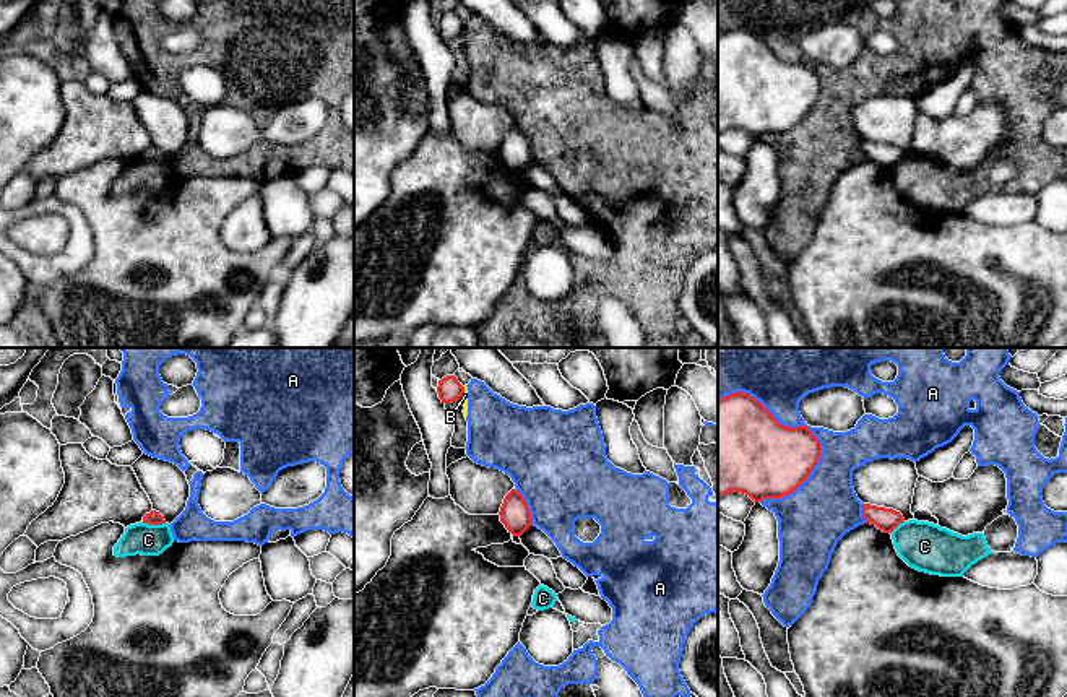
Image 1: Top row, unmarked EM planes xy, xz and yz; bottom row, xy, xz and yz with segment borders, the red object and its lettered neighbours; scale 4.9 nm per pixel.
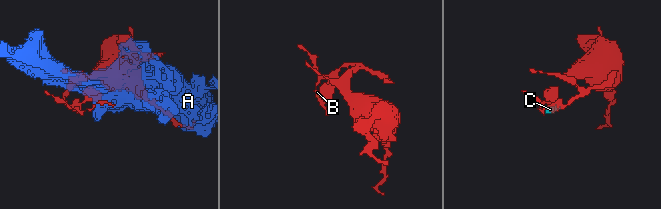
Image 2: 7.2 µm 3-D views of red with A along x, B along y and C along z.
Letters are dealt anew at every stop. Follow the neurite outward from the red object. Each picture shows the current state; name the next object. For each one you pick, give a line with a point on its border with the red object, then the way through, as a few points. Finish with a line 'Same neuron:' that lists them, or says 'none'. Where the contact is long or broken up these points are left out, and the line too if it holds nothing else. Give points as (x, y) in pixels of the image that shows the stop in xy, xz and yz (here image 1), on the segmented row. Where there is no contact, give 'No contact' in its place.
Same neuron: none

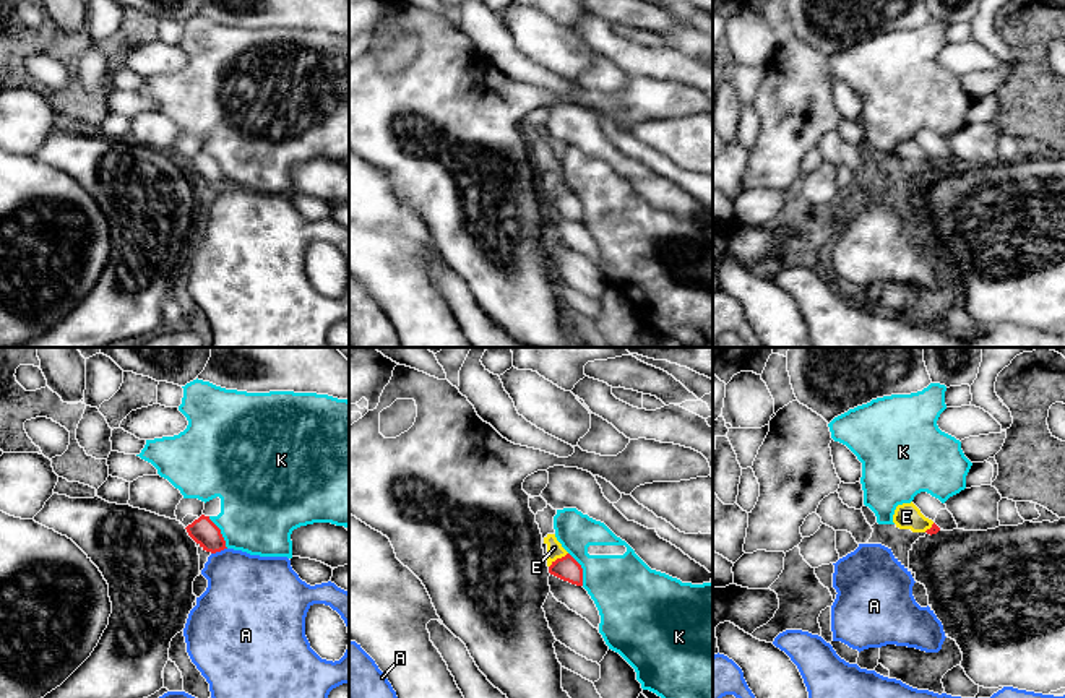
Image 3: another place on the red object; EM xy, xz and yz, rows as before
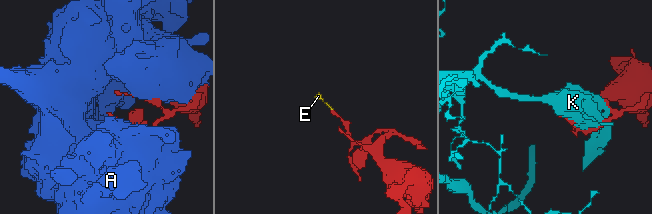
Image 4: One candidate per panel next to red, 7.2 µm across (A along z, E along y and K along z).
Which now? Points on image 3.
E: Touches red at xz (557, 559). Path across: xz (567, 568), (557, 559), (554, 547)
Same neuron: E

